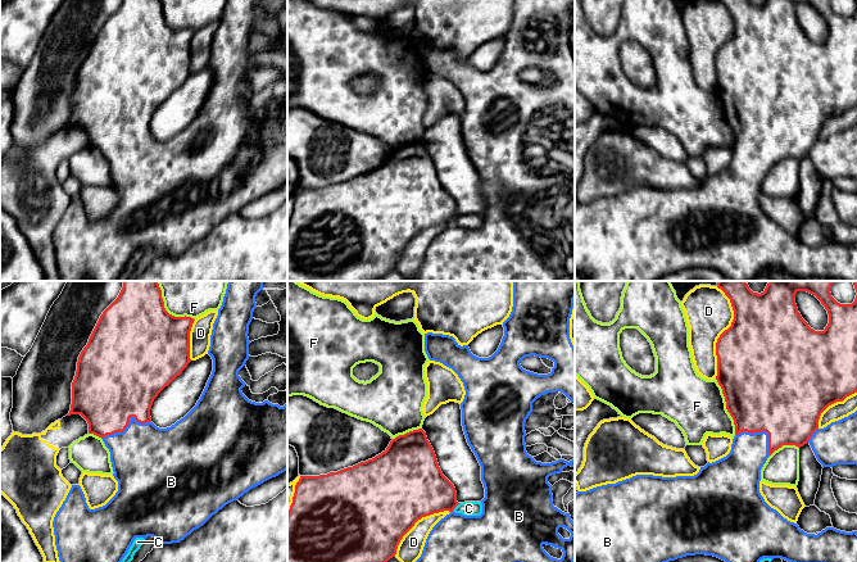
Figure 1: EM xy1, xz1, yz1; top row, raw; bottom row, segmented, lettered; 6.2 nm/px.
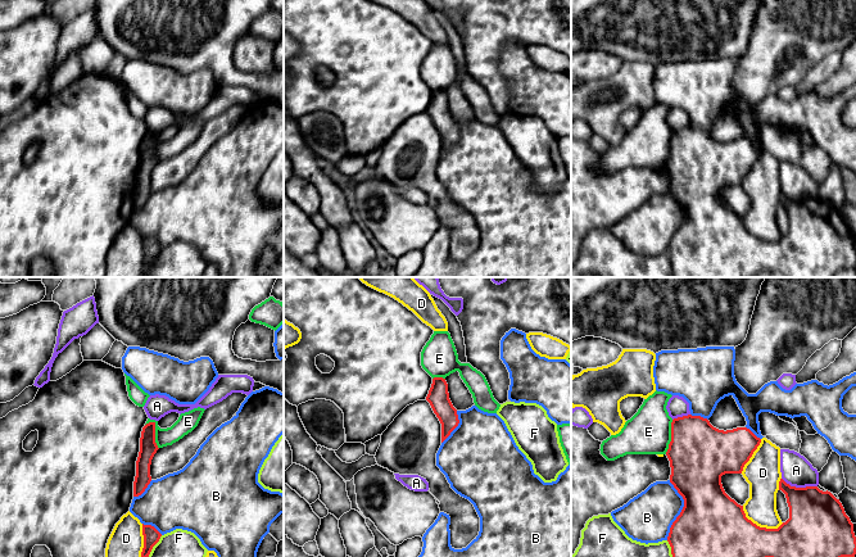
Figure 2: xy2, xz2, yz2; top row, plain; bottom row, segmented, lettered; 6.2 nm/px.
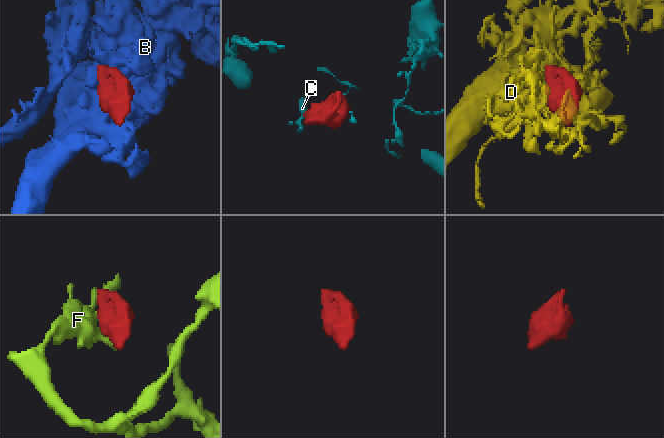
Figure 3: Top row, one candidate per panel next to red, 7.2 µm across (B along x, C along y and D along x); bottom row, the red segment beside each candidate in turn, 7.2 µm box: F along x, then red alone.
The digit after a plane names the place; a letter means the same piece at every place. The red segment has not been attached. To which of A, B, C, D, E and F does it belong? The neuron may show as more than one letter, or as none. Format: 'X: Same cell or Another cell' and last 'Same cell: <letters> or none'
A: Another cell
B: Same cell
C: Another cell
D: Another cell
E: Another cell
F: Another cell
Same cell: B

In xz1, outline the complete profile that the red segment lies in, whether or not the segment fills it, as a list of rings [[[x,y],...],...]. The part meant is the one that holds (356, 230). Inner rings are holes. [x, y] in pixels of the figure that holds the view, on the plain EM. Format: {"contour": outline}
{"contour": [[[422,141],[409,144],[393,151],[385,164],[372,172],[361,175],[353,180],[319,189],[300,189],[295,198],[293,216],[287,225],[287,281],[377,281],[395,269],[403,249],[422,230],[449,223],[453,225],[459,216],[454,198],[443,187],[435,164]]]}

